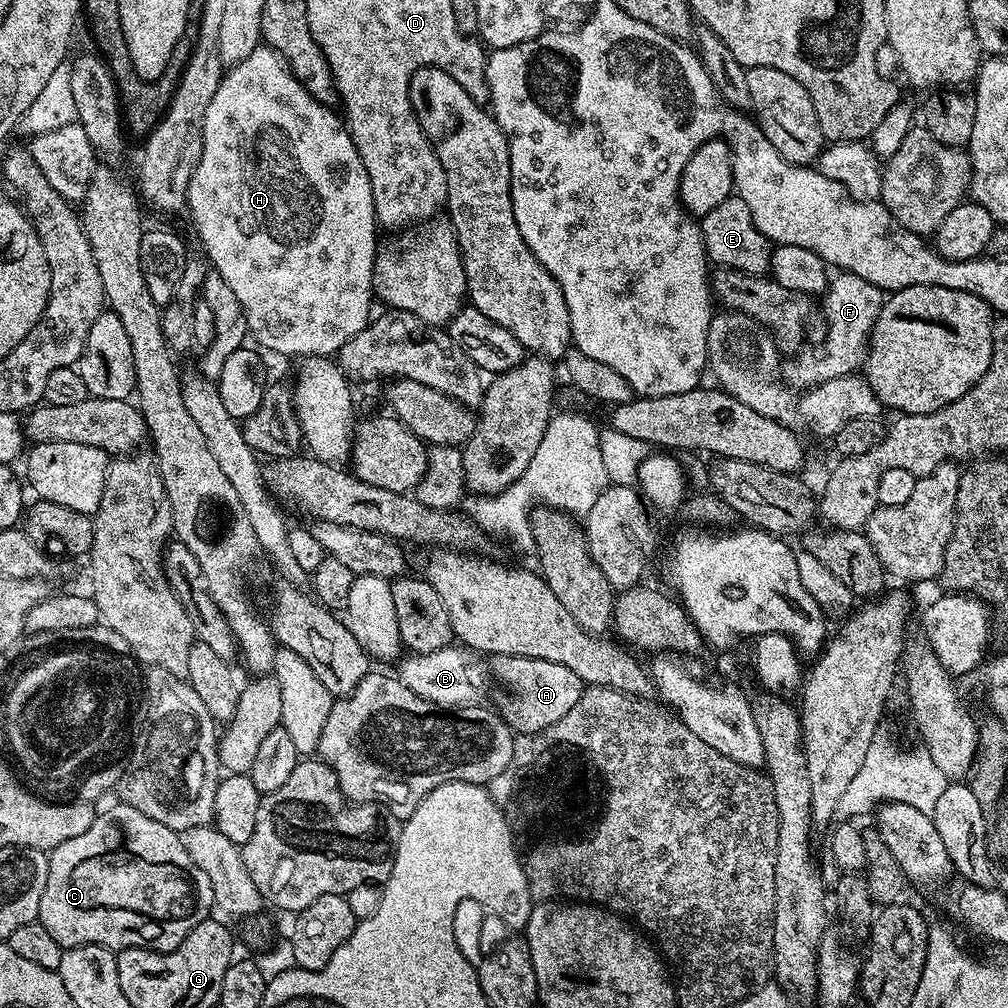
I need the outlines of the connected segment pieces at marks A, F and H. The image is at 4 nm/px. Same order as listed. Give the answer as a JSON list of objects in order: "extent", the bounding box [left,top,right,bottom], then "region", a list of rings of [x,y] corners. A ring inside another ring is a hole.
[{"extent":[490,656,586,734],"region":[[[493,656],[490,663],[491,675],[495,679],[497,676],[501,686],[508,691],[502,715],[516,734],[535,734],[558,722],[558,718],[565,716],[574,707],[574,702],[582,698],[586,687],[584,680],[578,678],[570,666],[562,666],[558,662],[546,662],[542,658],[529,656]]]},{"extent":[782,270,885,390],"region":[[[840,270],[831,277],[824,300],[824,341],[813,348],[804,346],[795,353],[793,360],[782,364],[782,379],[796,390],[807,390],[816,384],[830,382],[830,378],[851,376],[863,365],[872,334],[872,327],[884,305],[885,293],[878,286],[858,278],[858,274]]]},{"extent":[186,46,378,357],"region":[[[267,46],[255,48],[241,64],[235,65],[225,75],[214,98],[210,98],[210,106],[206,106],[202,146],[188,186],[186,212],[187,215],[192,215],[192,220],[196,223],[196,232],[204,246],[202,252],[207,263],[214,269],[215,275],[222,277],[226,286],[234,290],[234,298],[238,298],[242,306],[251,339],[256,339],[255,343],[261,349],[269,348],[280,356],[335,357],[340,348],[346,346],[350,338],[354,338],[354,334],[358,334],[369,324],[373,315],[372,271],[378,251],[374,194],[370,178],[366,174],[366,166],[362,166],[362,158],[348,133],[347,123],[337,113],[336,117],[332,110],[329,105],[320,103],[304,89],[302,82],[298,82],[298,78],[292,74],[292,67],[287,60],[283,60],[275,50]]]}]

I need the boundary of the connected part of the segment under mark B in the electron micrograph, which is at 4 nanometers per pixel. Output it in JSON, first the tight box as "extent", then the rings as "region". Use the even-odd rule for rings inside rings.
{"extent":[398,646,489,708],"region":[[[449,646],[442,650],[434,650],[425,656],[408,654],[399,661],[398,679],[414,694],[426,698],[435,704],[445,707],[466,708],[481,703],[484,691],[488,688],[489,673],[476,660],[471,651],[460,646]],[[485,672],[485,673],[484,673]]]}

